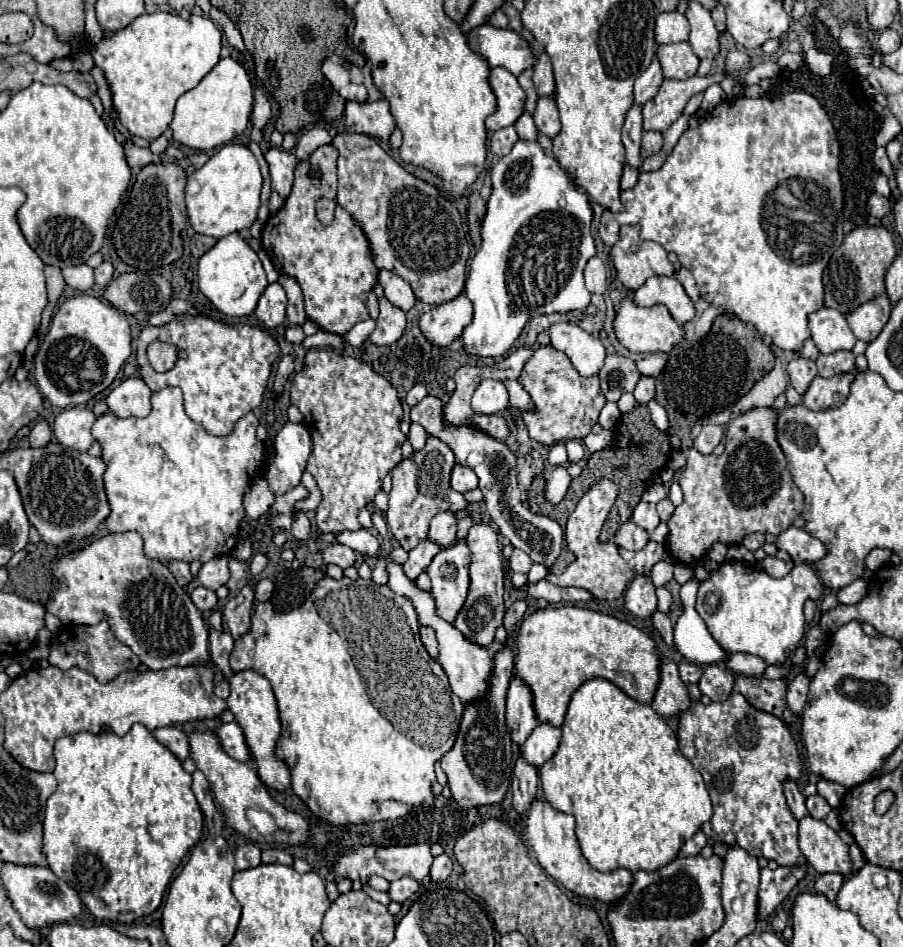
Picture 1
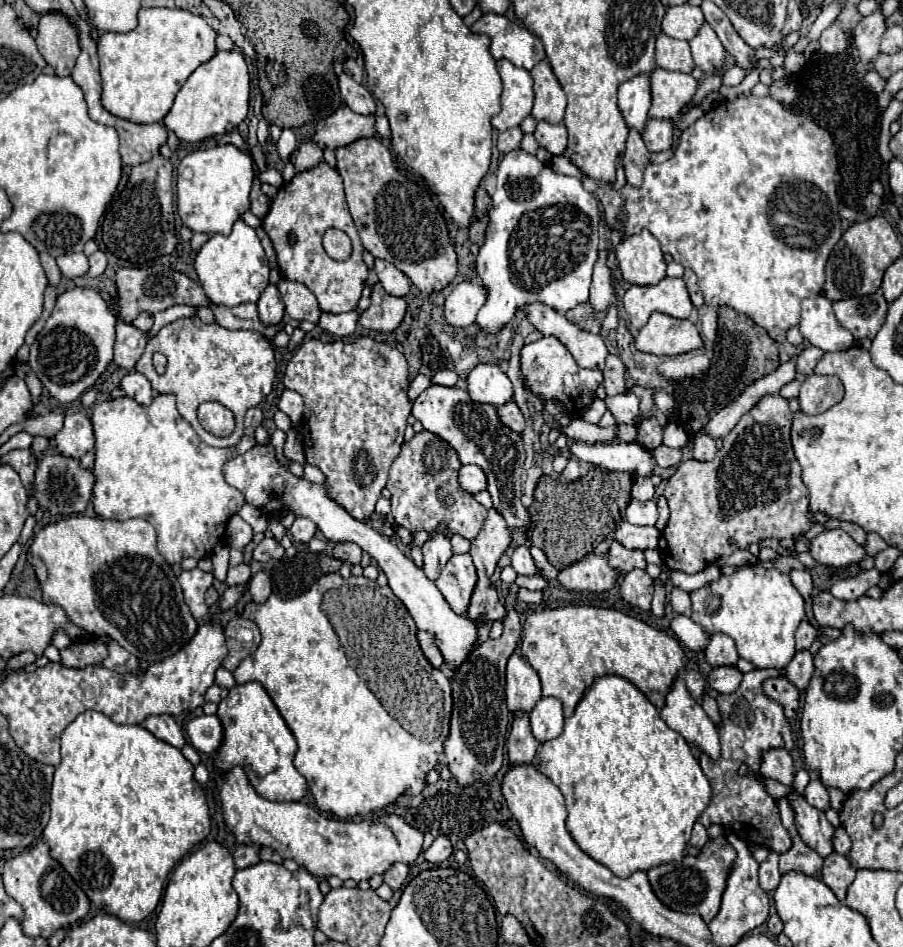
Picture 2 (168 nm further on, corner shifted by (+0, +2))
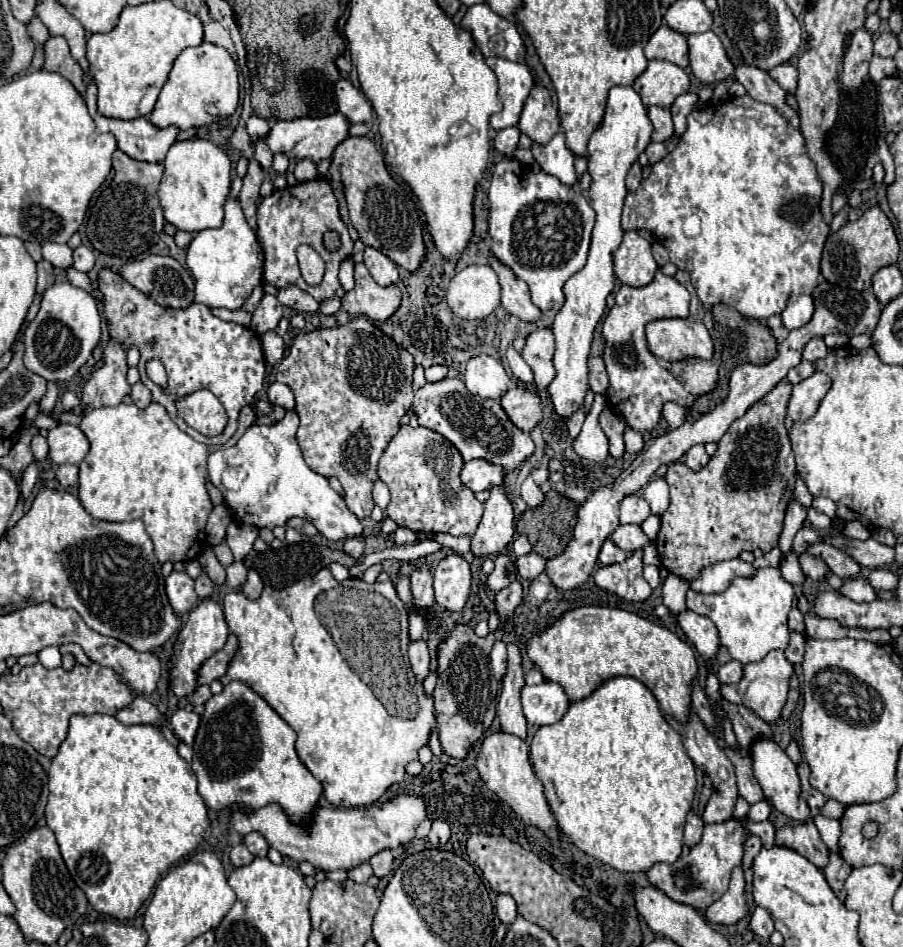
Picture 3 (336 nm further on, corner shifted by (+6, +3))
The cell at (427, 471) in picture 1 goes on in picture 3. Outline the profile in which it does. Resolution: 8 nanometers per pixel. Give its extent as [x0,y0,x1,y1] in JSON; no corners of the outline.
[377,426,483,536]

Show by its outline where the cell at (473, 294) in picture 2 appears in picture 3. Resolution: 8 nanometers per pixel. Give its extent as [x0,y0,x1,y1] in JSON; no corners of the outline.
[447,266,501,320]

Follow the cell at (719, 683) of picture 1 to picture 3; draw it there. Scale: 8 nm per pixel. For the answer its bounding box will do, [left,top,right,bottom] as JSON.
[717,660,743,684]

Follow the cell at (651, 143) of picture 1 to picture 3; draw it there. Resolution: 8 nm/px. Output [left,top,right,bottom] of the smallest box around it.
[649,106,673,142]

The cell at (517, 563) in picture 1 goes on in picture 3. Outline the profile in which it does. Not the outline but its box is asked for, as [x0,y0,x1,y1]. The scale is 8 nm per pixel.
[517,552,545,580]

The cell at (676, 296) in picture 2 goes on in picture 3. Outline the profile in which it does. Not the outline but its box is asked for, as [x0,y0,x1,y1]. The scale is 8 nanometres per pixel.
[603,272,695,434]

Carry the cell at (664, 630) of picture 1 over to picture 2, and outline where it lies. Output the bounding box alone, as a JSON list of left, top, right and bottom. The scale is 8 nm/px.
[651,583,665,617]

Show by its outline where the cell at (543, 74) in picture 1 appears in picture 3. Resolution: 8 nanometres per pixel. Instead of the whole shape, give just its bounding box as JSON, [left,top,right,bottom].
[519,86,559,144]

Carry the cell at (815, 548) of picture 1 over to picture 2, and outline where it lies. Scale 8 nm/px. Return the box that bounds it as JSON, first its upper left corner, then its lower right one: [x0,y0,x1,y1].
[809,529,865,567]

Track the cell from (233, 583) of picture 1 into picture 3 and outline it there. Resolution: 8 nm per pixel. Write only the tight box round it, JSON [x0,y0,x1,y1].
[213,540,233,566]

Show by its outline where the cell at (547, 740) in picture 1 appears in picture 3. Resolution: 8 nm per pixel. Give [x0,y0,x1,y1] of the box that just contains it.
[521,680,569,726]

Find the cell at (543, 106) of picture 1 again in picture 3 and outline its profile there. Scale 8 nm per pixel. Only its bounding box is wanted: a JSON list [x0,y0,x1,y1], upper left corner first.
[531,134,577,186]

